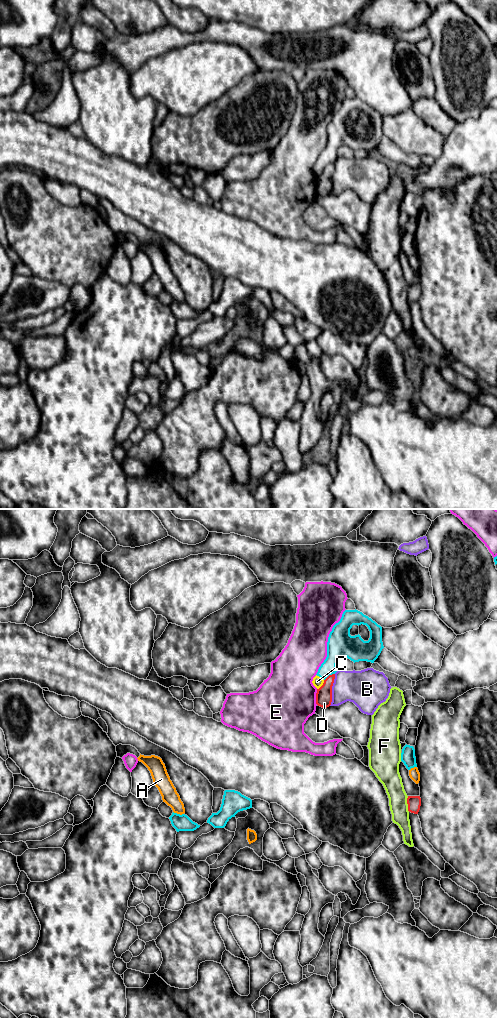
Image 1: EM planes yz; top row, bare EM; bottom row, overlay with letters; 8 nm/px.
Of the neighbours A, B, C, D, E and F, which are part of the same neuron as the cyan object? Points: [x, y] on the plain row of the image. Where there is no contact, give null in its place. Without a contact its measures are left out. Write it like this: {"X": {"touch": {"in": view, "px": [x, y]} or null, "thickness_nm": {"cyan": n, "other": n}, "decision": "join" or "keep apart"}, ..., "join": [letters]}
{"A": {"touch": {"in": "yz", "px": [178, 302]}, "thickness_nm": {"cyan": 130, "other": 130}, "decision": "keep apart"}, "B": {"touch": {"in": "yz", "px": [335, 160]}, "thickness_nm": {"cyan": 220, "other": 280}, "decision": "keep apart"}, "C": {"touch": {"in": "yz", "px": [320, 165]}, "thickness_nm": {"cyan": 140, "other": 80}, "decision": "join"}, "D": {"touch": {"in": "yz", "px": [329, 162]}, "thickness_nm": {"cyan": 190, "other": 130}, "decision": "keep apart"}, "E": {"touch": {"in": "yz", "px": [327, 130]}, "thickness_nm": {"cyan": 220, "other": 320}, "decision": "keep apart"}, "F": {"touch": {"in": "yz", "px": [401, 245]}, "thickness_nm": {"cyan": 110, "other": 260}, "decision": "keep apart"}, "join": ["C"]}

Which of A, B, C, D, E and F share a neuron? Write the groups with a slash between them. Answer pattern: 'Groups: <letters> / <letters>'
Groups: A / B / C / D / E / F

